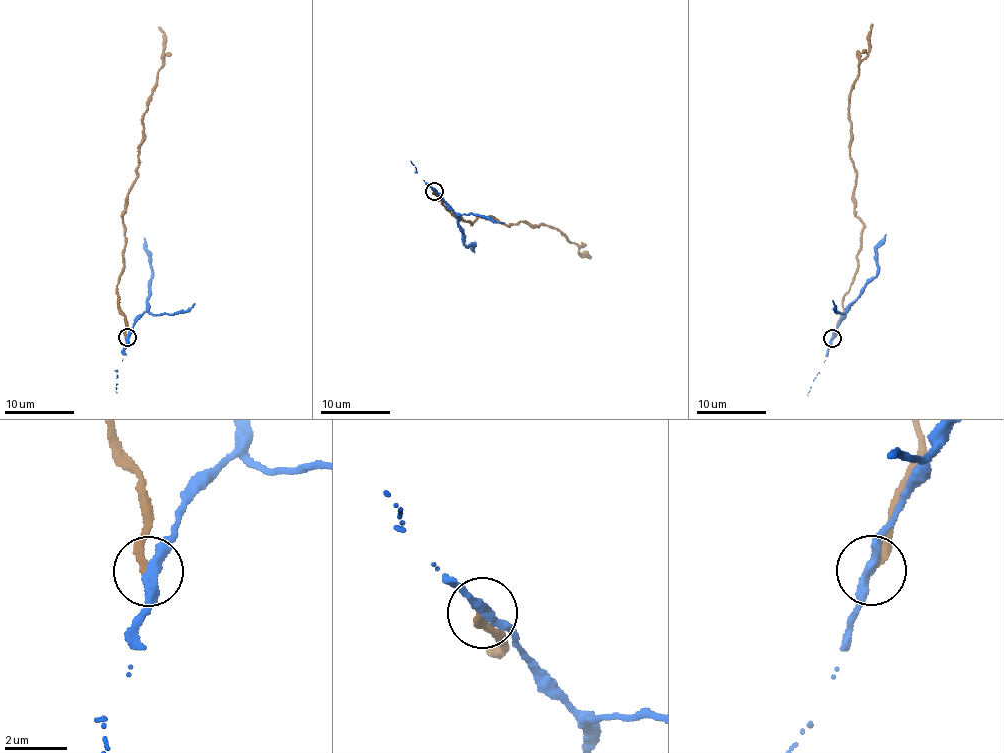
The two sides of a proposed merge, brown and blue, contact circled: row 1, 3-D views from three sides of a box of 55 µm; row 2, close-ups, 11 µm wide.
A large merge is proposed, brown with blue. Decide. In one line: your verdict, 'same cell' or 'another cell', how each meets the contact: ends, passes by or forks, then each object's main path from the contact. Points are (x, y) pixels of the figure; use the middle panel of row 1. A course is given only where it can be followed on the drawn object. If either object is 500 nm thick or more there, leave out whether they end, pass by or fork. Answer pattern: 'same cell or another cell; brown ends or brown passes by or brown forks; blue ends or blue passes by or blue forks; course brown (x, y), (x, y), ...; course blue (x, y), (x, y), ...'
another cell; brown ends; blue passes by; course brown (434, 191), (455, 216), (471, 224), (484, 218), (556, 228), (577, 253), (588, 256); course blue (434, 191), (457, 215), (465, 245), (475, 245), (473, 253)

